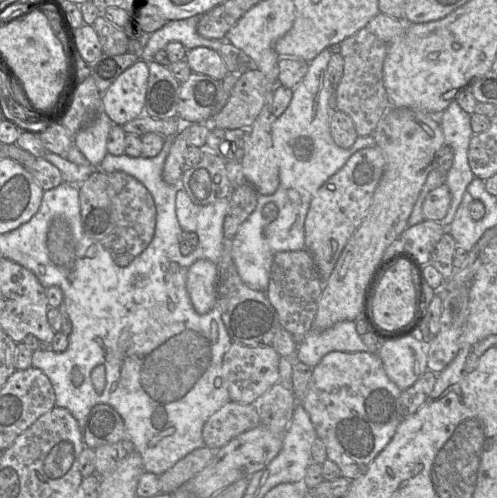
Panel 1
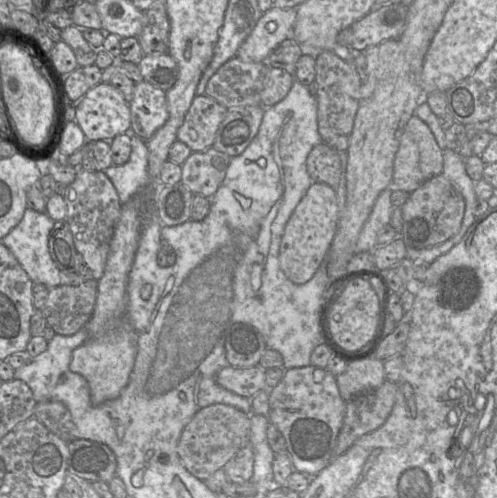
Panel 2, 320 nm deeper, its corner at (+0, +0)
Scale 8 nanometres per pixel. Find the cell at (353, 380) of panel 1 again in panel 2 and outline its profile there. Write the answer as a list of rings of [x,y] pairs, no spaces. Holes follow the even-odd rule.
[[[324,368],[286,369],[282,380],[269,389],[269,422],[283,435],[295,471],[313,477],[333,462],[345,409],[336,377]]]

